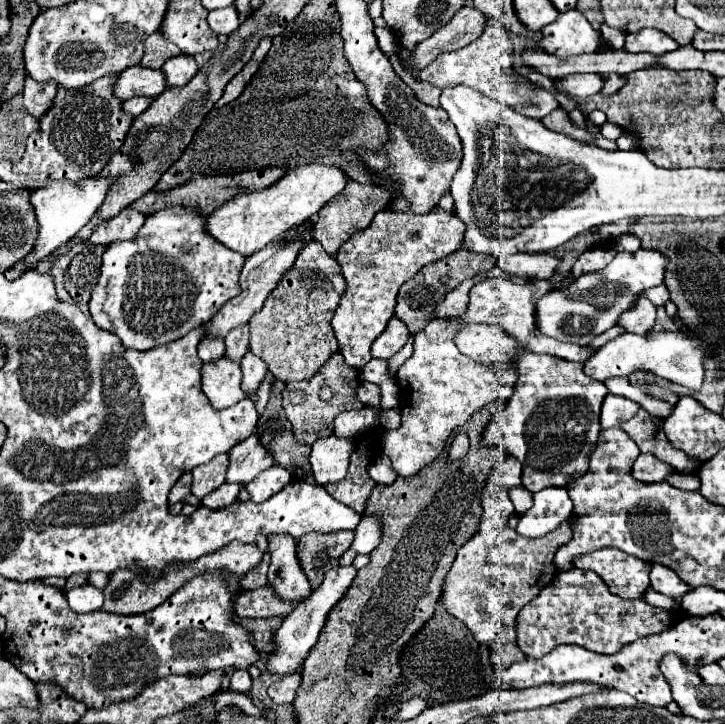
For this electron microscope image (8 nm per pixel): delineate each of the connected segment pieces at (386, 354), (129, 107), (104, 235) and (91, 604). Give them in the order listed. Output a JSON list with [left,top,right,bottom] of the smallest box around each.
[[372,317,408,359],[124,97,152,117],[90,209,142,245],[66,585,104,613]]

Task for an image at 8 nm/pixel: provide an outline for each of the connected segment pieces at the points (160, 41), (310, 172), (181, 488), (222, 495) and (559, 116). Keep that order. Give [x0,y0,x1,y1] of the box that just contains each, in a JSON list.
[[140,31,180,69],[208,165,348,257],[168,473,192,505],[202,483,242,509],[542,106,595,144]]

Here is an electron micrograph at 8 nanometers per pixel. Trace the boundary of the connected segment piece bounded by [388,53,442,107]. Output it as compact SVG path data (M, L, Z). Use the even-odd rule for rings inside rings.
M392 53L388 59L392 61L394 71L398 73L398 77L402 77L402 79L410 85L410 89L416 93L416 97L418 97L422 103L426 103L426 105L430 105L432 107L440 106L439 97L442 92L440 88L430 85L430 83L416 81L416 79L412 77L412 73L408 73L408 69L404 69L404 65L402 65L402 61L400 61L400 55L398 55L398 53Z

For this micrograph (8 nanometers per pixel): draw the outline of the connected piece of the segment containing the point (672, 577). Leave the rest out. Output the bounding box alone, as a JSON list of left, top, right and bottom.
[650,565,690,599]

